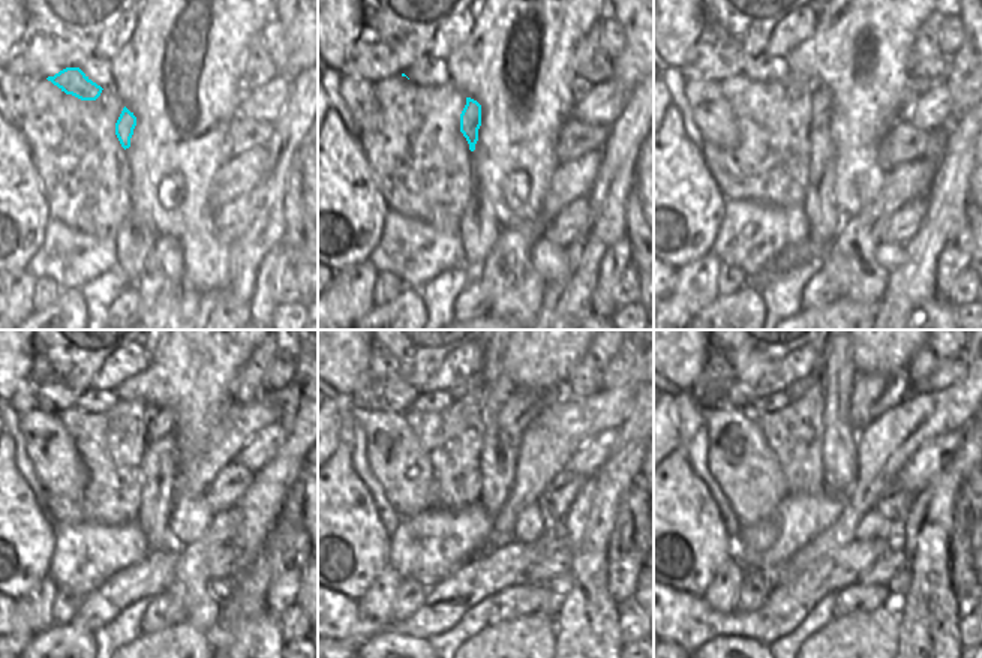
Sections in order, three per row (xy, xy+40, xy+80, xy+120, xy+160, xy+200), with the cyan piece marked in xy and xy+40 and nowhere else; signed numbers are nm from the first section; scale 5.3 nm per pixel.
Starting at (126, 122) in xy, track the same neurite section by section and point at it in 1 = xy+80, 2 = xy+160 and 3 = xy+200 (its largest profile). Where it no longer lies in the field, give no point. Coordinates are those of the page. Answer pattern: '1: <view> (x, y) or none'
1: xy+80 (820, 99)
2: xy+160 (516, 414)
3: xy+200 (873, 393)

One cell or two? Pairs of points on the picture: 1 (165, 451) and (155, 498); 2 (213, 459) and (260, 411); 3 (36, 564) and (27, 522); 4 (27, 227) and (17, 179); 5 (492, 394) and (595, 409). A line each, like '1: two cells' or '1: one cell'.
1: one cell
2: one cell
3: one cell
4: one cell
5: two cells

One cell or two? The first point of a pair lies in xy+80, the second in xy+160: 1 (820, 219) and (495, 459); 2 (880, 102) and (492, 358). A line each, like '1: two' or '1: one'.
1: one
2: two

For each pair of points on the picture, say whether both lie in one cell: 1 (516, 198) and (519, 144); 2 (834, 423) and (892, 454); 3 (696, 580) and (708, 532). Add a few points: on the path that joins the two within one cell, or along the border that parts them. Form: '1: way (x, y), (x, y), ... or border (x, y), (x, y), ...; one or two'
1: way (516, 185), (516, 158); one
2: border (855, 435), (856, 471); two
3: way (700, 568), (700, 544); one

